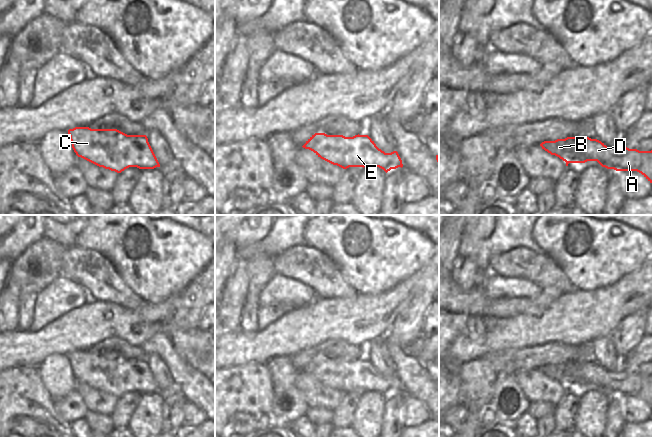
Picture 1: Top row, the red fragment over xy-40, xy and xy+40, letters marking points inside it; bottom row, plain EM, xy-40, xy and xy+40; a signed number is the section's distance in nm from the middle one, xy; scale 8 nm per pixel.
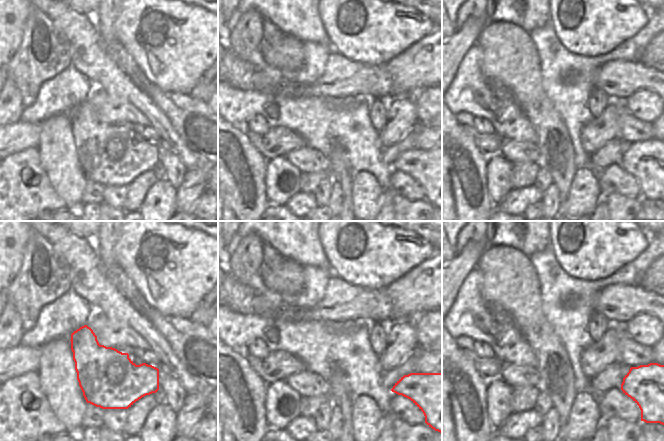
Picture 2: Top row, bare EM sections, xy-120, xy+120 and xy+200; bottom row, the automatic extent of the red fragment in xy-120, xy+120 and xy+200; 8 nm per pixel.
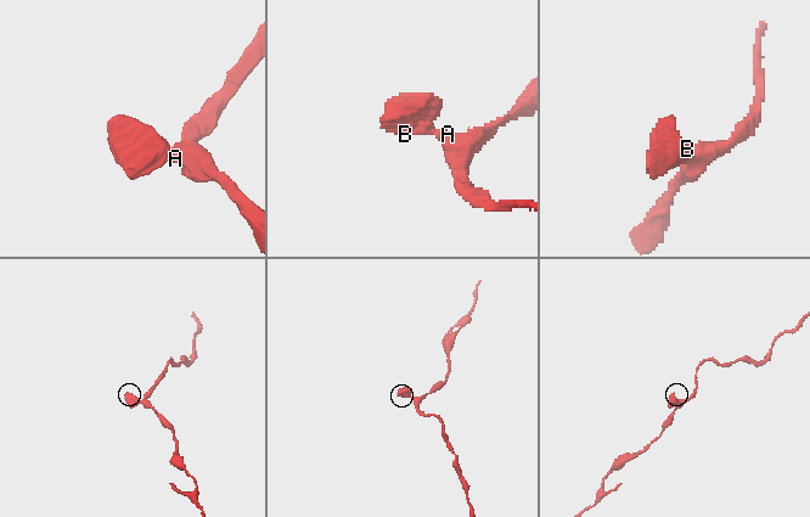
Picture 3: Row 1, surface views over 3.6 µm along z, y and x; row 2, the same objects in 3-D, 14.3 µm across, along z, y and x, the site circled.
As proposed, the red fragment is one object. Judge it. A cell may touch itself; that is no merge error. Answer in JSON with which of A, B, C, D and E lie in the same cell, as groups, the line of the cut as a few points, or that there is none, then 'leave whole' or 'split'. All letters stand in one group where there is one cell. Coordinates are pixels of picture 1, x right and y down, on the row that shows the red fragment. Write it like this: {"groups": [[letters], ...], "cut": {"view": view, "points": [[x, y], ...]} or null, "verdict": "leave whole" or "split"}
{"groups": [["A", "B", "C", "D", "E"]], "cut": null, "verdict": "leave whole"}

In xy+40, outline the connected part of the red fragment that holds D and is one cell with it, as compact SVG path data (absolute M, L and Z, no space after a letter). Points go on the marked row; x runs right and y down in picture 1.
M567 137L555 141L544 141L542 149L569 163L597 161L602 167L616 171L637 171L652 183L652 150L639 151L623 145L607 147L597 139L589 137Z

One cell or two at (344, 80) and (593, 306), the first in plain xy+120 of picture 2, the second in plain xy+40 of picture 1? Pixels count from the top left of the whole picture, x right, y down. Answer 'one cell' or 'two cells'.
two cells

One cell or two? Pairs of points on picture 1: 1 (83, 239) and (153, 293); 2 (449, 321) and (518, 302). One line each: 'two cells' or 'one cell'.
1: one cell
2: two cells

